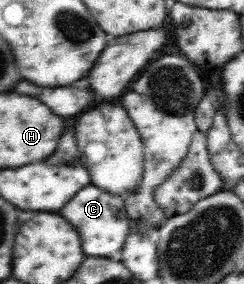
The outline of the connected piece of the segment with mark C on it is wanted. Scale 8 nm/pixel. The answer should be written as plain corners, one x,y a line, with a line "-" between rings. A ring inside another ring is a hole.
90,184
76,193
72,200
62,208
62,216
76,226
82,238
82,248
86,256
112,256
116,258
127,236
131,233
131,216
127,213
124,198
112,194
100,186
-
102,230
102,232
100,232

